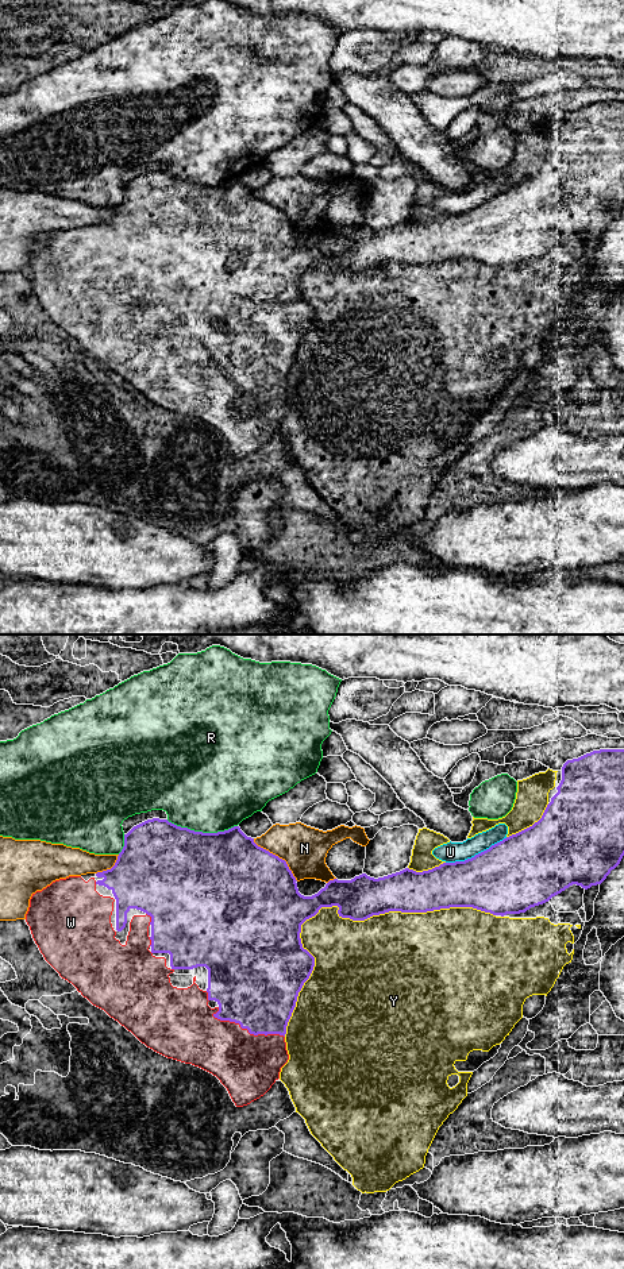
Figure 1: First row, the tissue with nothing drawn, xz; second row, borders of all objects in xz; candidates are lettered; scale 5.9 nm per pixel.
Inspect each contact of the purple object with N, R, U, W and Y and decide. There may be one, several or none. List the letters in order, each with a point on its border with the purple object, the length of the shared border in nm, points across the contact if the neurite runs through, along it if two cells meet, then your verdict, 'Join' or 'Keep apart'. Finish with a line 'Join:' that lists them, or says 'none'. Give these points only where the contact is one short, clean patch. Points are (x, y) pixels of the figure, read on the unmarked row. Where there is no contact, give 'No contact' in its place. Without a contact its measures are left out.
N: Touches purple at xz (277, 208). Shared border 380 nm. Keep apart
R: Touches purple at xz (201, 184). Shared border 420 nm. Keep apart
U: Touches purple at xz (476, 207). Shared border 400 nm. Keep apart
W: Touches purple at xz (249, 384). Shared border 460 nm. Join
Y: Touches purple at xz (339, 266). Shared border 1450 nm. Keep apart
Join: W

